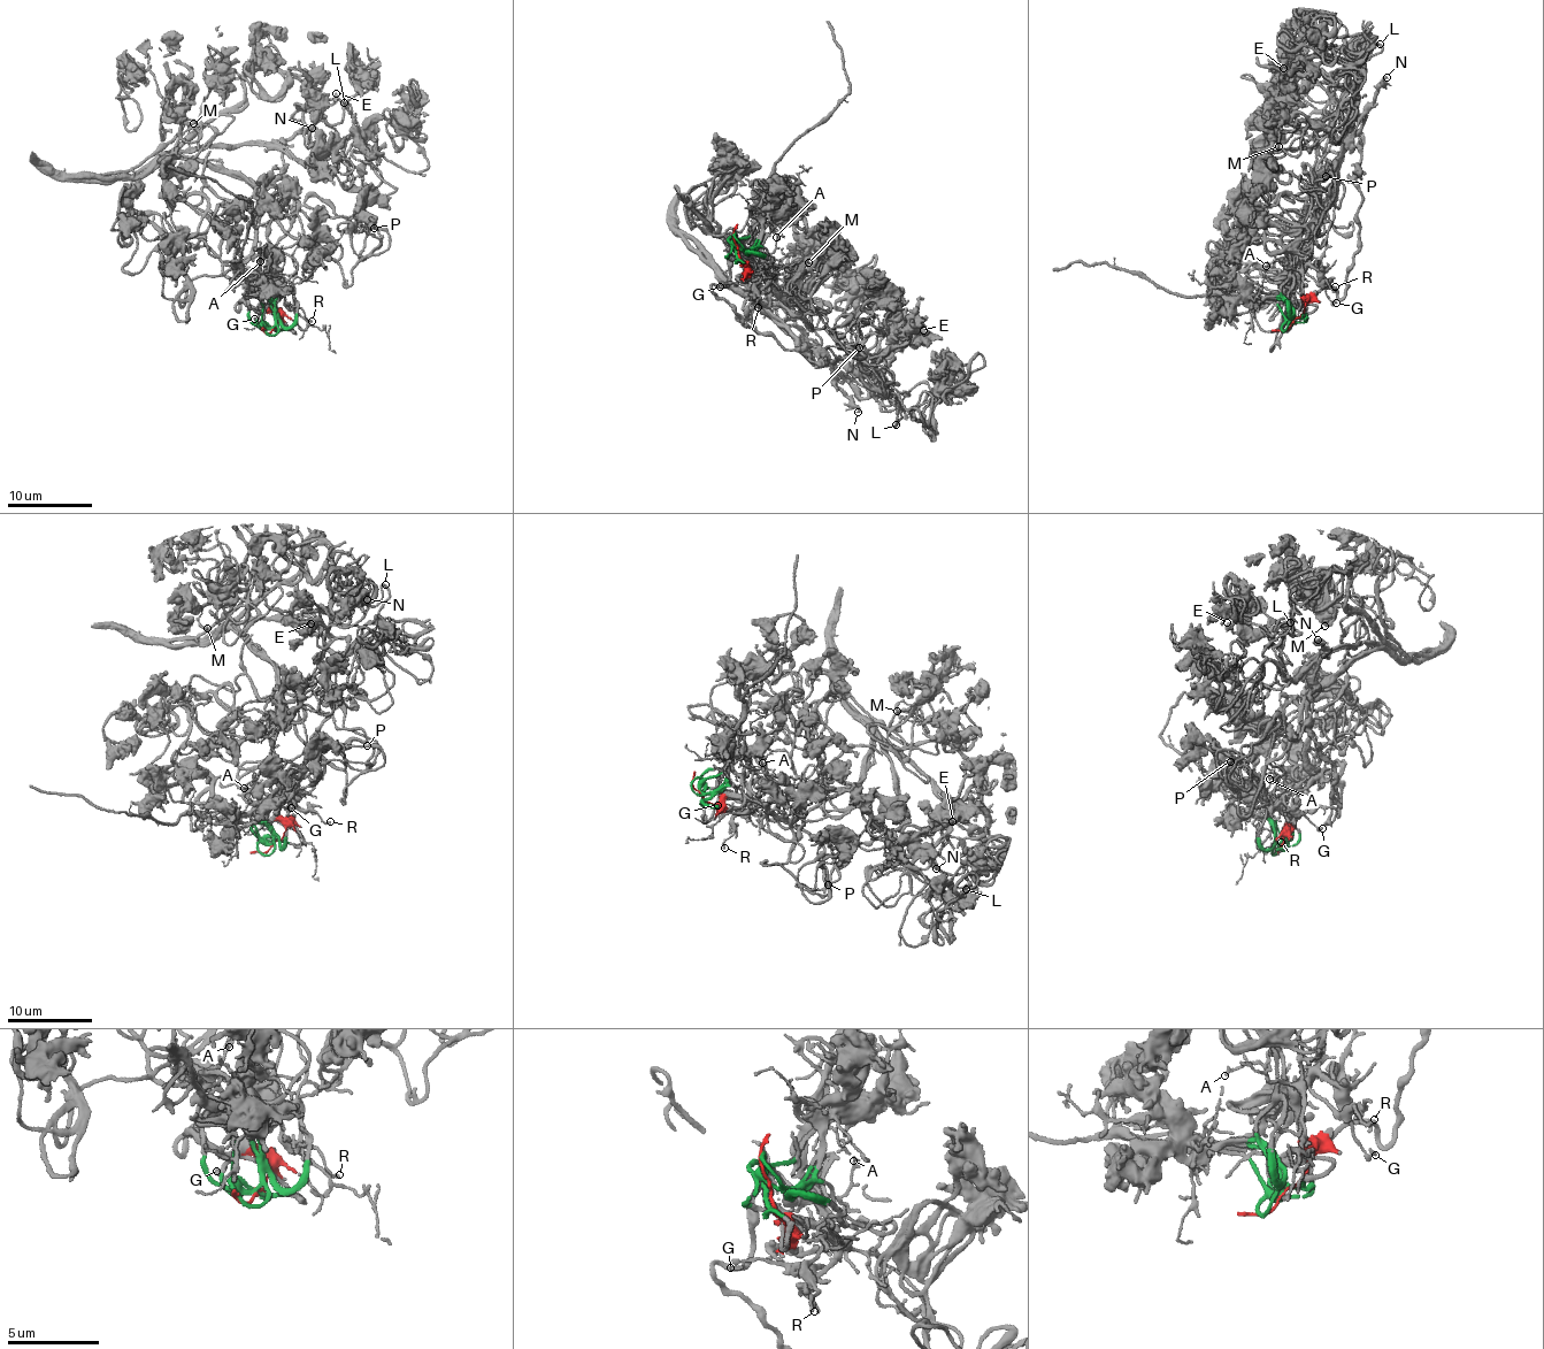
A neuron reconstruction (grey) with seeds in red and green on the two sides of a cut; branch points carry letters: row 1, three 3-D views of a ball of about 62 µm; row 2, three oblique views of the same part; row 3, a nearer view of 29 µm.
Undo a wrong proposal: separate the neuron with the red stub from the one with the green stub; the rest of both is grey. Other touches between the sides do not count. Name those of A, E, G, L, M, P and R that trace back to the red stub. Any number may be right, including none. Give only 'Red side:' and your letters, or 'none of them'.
Red side: A, G, R

